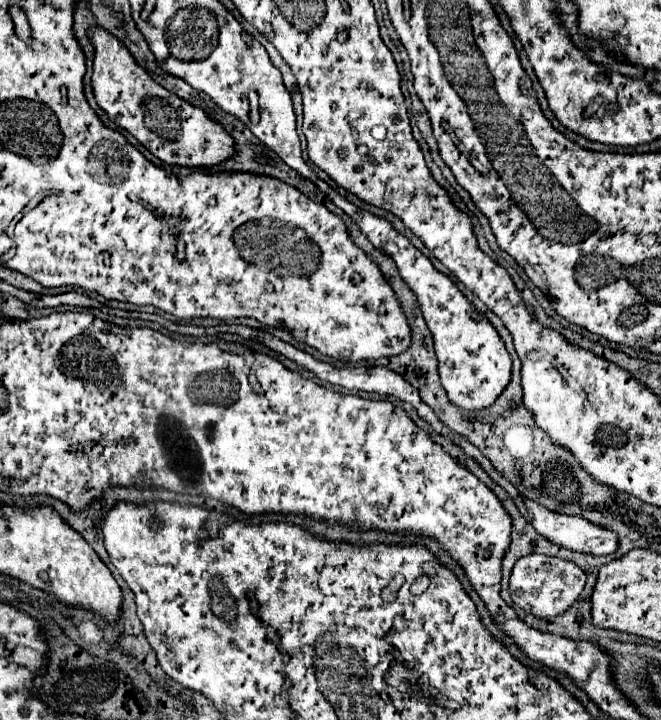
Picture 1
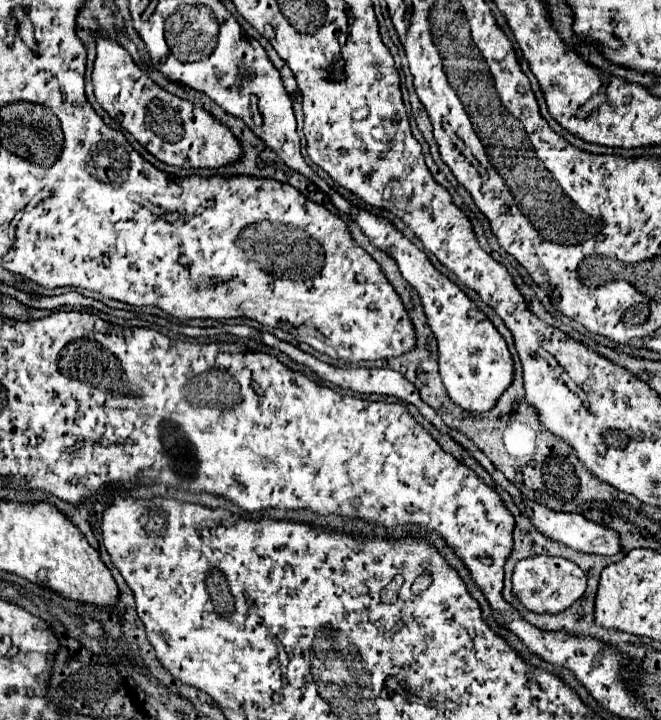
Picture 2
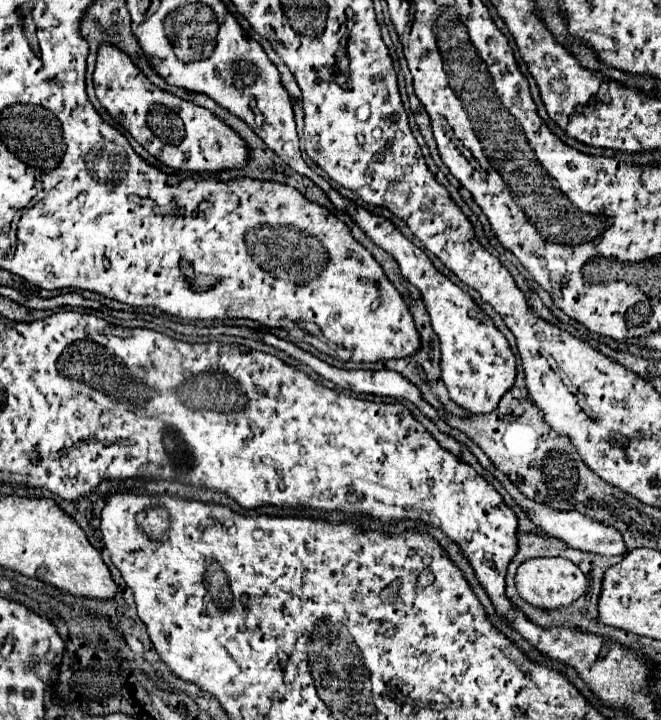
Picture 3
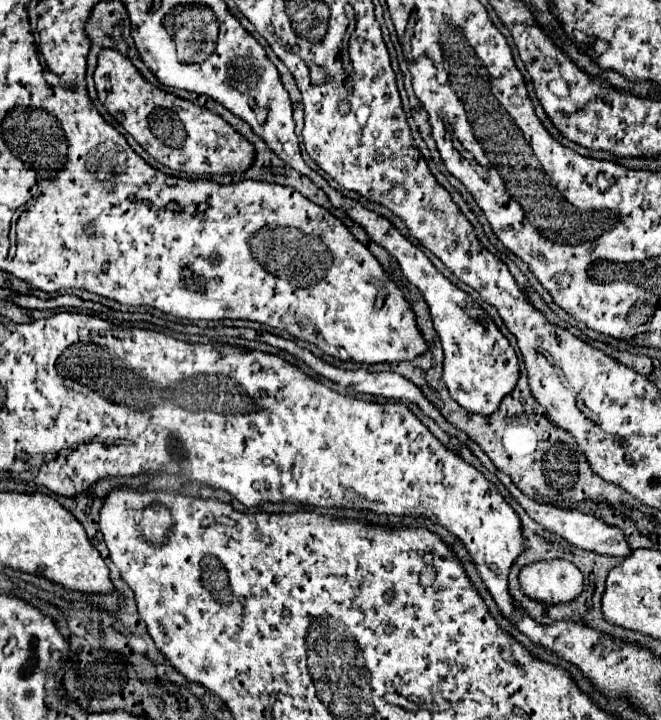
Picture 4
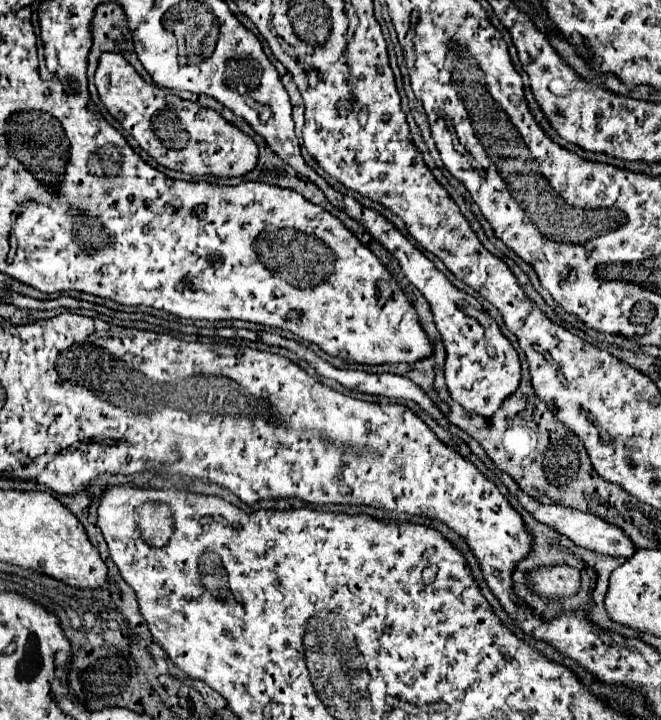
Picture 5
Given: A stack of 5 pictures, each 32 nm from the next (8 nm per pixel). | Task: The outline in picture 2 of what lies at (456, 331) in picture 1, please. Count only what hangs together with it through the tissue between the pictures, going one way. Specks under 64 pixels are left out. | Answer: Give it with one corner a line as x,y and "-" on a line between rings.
358,210
354,214
360,230
372,238
372,244
386,254
390,254
402,278
418,292
426,320
430,330
438,342
438,362
440,362
440,378
446,386
450,400
464,410
470,412
486,412
496,404
502,392
512,382
512,366
514,360
506,348
504,338
492,326
492,322
482,314
476,304
444,274
440,274
428,256
418,250
402,232
398,232
386,218
374,216
368,210

